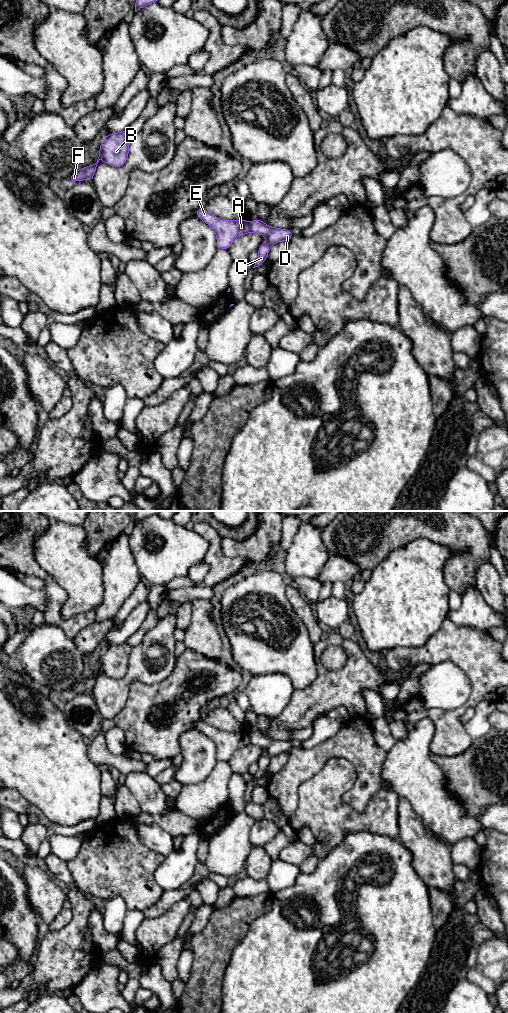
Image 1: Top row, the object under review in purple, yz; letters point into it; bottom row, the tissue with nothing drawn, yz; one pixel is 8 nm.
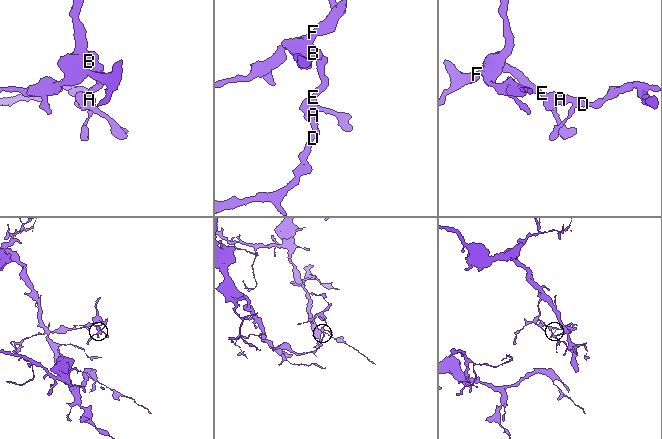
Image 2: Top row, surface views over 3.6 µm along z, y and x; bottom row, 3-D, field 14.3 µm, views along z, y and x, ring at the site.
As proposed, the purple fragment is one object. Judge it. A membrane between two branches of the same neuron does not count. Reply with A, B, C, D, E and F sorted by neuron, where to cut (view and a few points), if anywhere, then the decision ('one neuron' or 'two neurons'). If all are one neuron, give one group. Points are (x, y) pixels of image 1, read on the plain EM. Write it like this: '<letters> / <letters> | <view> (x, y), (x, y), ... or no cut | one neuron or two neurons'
A B E F / C D | yz (249, 734), (251, 743) | two neurons

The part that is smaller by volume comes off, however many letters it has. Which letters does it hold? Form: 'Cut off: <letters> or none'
Cut off: A, B, E, F

